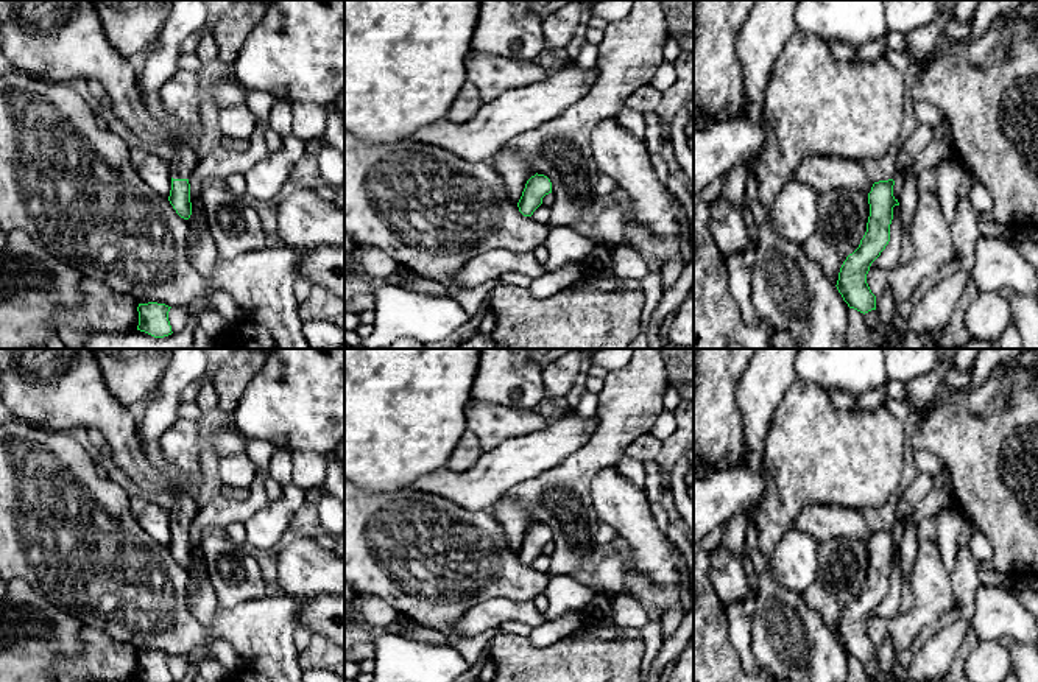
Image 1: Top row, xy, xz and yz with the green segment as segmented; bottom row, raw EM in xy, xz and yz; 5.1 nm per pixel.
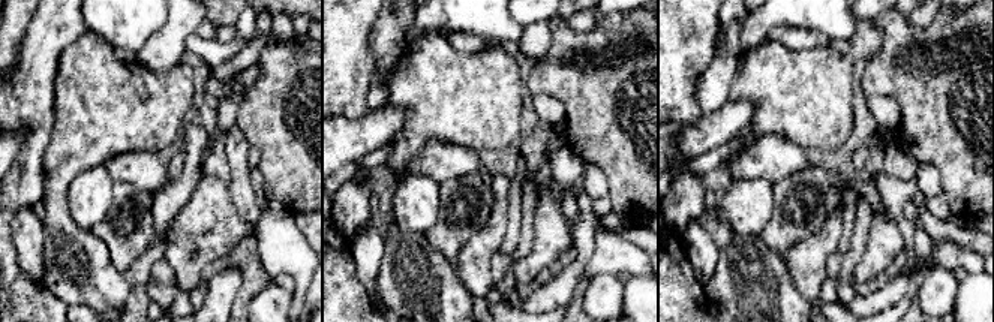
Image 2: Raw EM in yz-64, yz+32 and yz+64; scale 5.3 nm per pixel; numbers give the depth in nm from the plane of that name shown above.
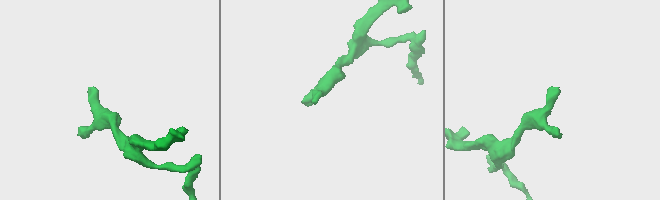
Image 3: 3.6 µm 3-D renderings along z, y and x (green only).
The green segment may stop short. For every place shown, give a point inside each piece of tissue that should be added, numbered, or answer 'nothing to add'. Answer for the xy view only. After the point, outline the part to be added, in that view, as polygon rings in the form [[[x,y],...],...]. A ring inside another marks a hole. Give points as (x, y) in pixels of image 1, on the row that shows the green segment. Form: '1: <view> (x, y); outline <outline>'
1: xy (64, 39); outline [[[0,0],[0,54],[3,54],[16,70],[23,72],[23,73],[34,76],[37,79],[42,79],[42,81],[45,81],[48,78],[51,83],[69,83],[73,78],[83,78],[83,76],[95,78],[103,86],[106,95],[109,97],[111,109],[112,109],[114,115],[117,118],[120,118],[134,135],[140,137],[142,140],[145,140],[148,143],[170,142],[176,148],[176,153],[173,156],[173,179],[190,179],[192,178],[192,173],[196,167],[196,156],[195,156],[193,149],[190,146],[187,146],[184,142],[179,142],[167,128],[161,126],[145,111],[145,106],[142,103],[143,97],[140,95],[140,90],[137,87],[137,75],[136,75],[129,59],[123,58],[108,40],[101,20],[98,17],[98,12],[97,12],[92,0]]]

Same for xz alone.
nothing to add

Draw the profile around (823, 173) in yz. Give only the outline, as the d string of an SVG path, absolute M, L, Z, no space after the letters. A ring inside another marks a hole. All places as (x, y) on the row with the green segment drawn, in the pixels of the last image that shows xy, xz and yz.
M814 156L803 160L793 181L809 184L818 193L846 188L868 195L873 187L873 181L859 160L834 156Z

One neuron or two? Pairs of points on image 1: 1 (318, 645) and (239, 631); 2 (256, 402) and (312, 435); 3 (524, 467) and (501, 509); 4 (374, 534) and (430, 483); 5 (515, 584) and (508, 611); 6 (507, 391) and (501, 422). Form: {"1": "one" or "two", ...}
{"1": "two", "2": "one", "3": "two", "4": "two", "5": "two", "6": "two"}

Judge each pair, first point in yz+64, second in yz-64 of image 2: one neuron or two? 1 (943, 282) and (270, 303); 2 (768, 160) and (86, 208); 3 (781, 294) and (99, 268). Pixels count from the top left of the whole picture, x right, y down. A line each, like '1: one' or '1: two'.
1: one
2: two
3: one

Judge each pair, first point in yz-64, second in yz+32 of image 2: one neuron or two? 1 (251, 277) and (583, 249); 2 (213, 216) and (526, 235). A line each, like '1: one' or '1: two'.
1: two
2: two

